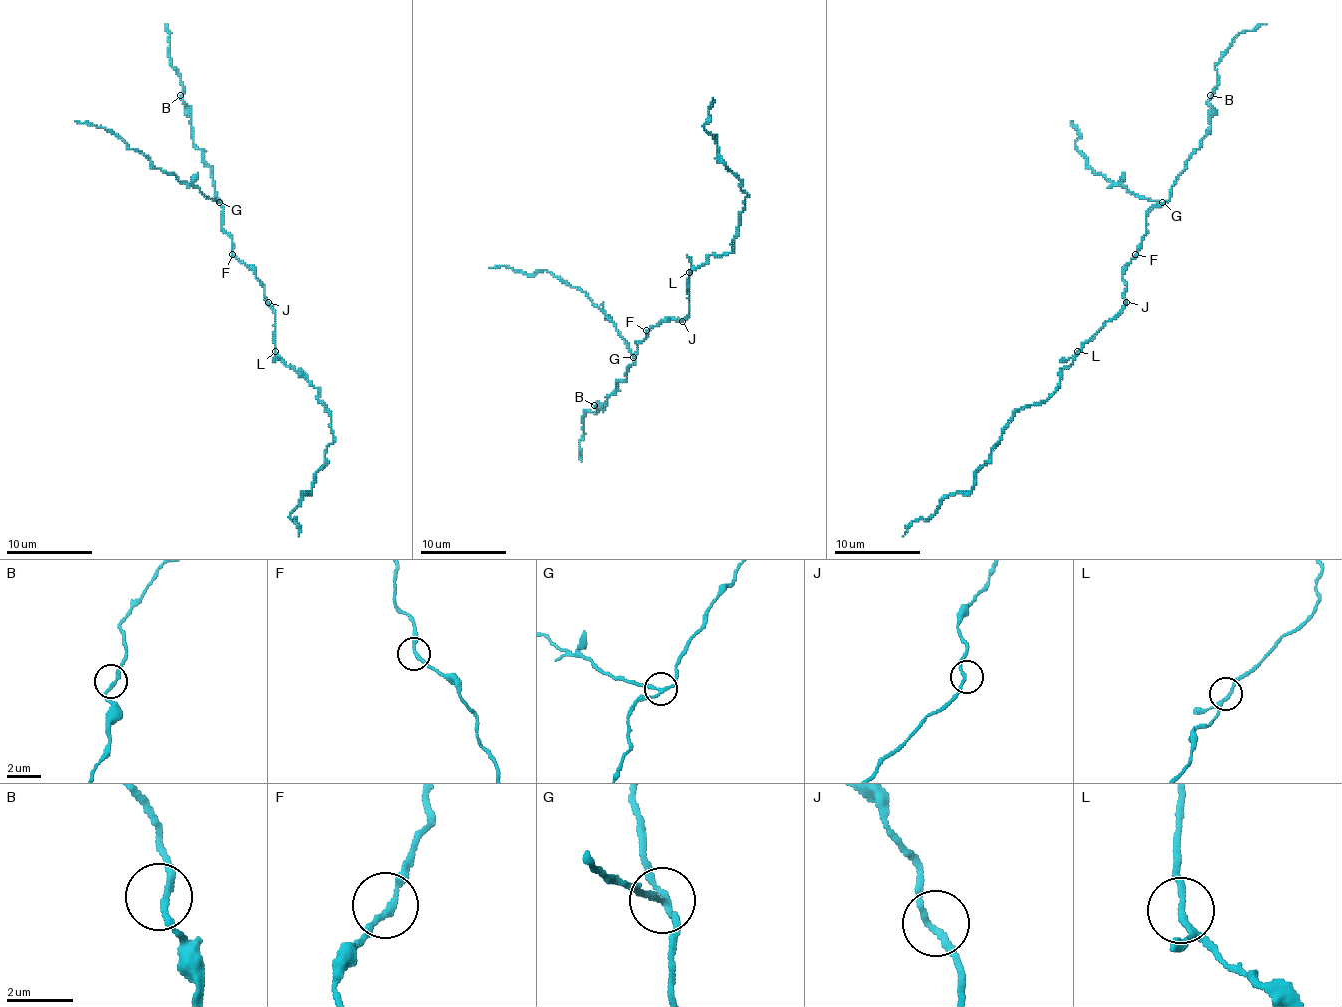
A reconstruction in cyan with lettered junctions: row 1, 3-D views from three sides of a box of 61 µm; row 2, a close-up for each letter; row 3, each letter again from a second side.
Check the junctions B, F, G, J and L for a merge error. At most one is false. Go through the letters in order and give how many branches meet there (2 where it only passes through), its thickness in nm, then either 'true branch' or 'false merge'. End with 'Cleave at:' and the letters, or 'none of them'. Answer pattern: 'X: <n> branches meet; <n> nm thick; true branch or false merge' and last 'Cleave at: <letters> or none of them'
B: 2 branches meet; 180 nm thick; true branch
F: 2 branches meet; 190 nm thick; true branch
G: 3 branches meet; 150 nm thick; false merge
J: 2 branches meet; 170 nm thick; true branch
L: 3 branches meet; 160 nm thick; true branch
Cleave at: G

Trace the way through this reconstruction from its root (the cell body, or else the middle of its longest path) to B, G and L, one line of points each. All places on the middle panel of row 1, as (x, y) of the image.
B: (680, 319), (659, 321), (642, 341), (635, 341), (637, 354), (626, 377), (607, 397), (605, 405), (594, 405)
G: (680, 319), (676, 321), (670, 317), (652, 326), (642, 341), (635, 341), (637, 354), (633, 358)
L: (680, 319), (689, 313), (689, 272)

